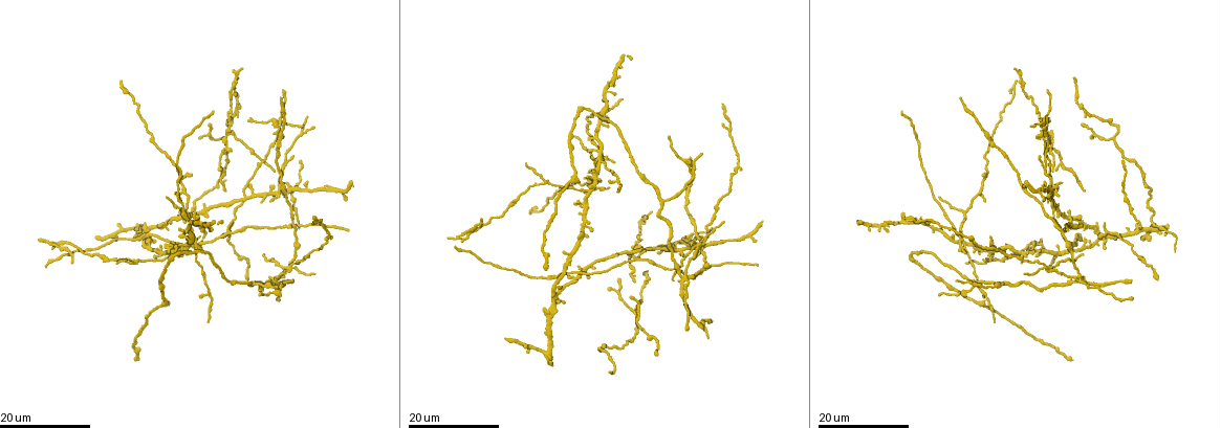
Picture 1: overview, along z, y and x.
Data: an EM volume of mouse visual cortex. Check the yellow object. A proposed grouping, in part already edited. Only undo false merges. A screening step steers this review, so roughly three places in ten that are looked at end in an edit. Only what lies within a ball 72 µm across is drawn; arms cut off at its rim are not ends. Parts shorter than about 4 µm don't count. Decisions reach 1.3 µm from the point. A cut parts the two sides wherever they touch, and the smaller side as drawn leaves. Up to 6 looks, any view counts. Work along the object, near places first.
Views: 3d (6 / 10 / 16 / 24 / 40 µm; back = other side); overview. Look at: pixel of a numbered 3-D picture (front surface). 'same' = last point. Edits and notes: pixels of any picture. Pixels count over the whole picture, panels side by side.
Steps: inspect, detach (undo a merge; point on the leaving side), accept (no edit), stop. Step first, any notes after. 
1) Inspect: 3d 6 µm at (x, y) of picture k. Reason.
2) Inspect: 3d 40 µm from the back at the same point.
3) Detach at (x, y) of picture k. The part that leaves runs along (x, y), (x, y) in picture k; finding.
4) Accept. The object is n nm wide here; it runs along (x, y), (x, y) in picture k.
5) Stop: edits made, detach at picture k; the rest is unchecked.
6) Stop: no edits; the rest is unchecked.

Inspect: 3d 24 µm at (683, 278) of picture 1. Four or more arms meet.

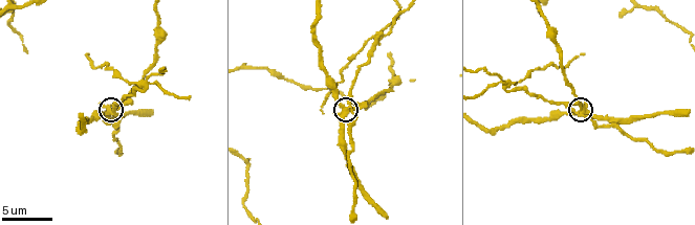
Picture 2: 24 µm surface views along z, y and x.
Inspect: 3d 10 µm at (343, 108) of picture 2.

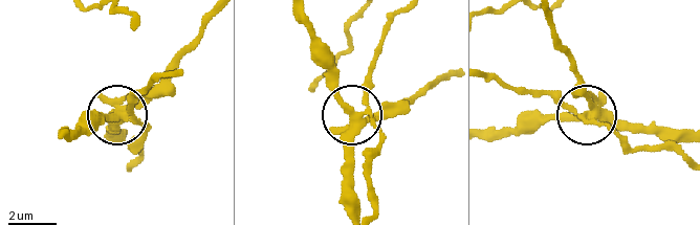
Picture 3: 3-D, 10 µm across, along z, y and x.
Detach at (115, 124) of picture 3. 5 arms meet here; two neurons meet here.

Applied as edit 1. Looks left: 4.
Inspect: 3d 24 µm at (241, 199) of picture 1. Four or more arms meet.

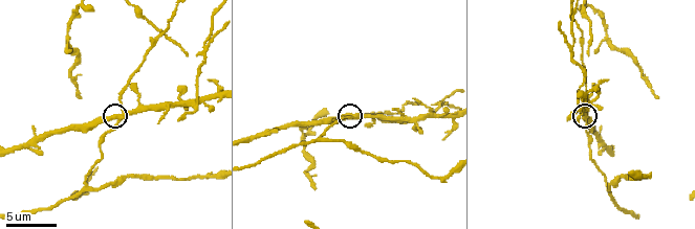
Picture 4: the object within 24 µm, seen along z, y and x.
Inspect: 3d 6 µm at (117, 116) of picture 4.

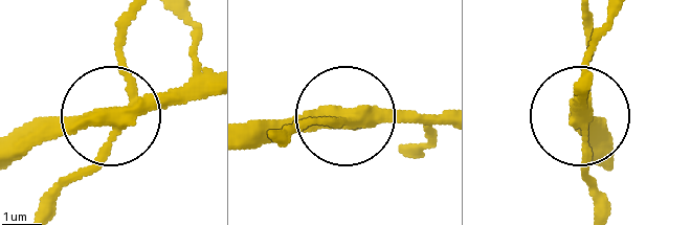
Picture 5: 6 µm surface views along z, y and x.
Detach at (119, 48) of picture 5. The object is 360 nm wide here; the part that leaves runs along (132, 114), (52, 210) in picture 5; a second neuron is stuck on.

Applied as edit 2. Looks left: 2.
Stop: edits made, detach at picture 3, detach at picture 5; the rest is unchecked.

